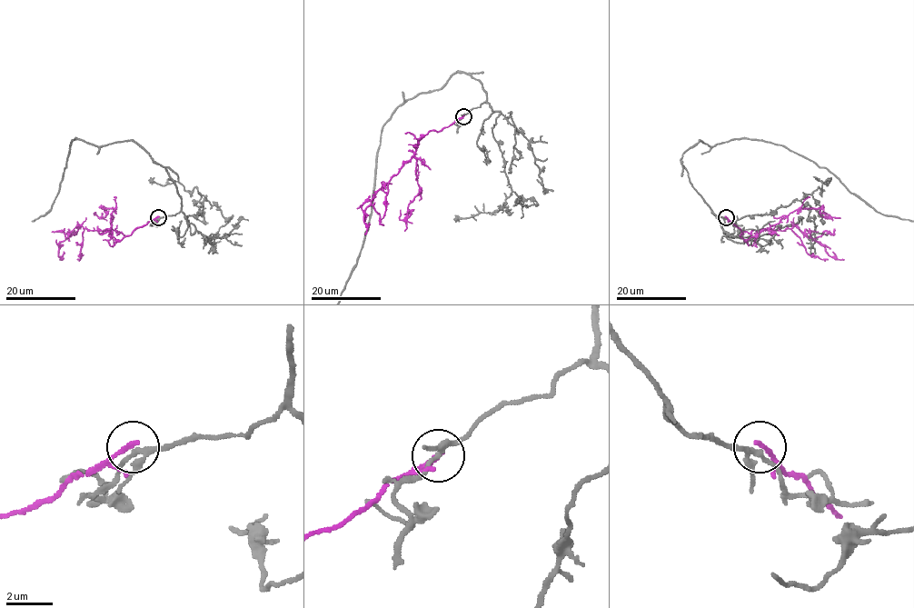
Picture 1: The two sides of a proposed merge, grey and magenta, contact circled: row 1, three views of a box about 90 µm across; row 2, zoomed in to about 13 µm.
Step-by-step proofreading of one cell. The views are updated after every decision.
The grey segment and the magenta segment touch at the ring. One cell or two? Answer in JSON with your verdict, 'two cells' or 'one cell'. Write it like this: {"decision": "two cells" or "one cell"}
{"decision": "two cells"}

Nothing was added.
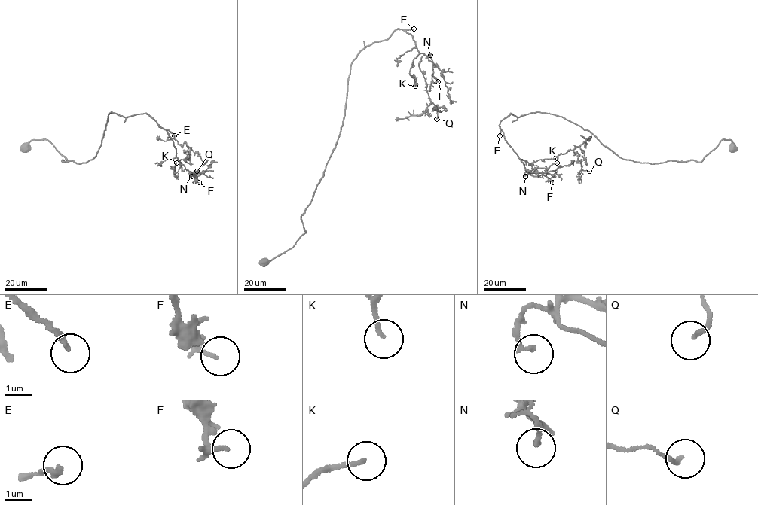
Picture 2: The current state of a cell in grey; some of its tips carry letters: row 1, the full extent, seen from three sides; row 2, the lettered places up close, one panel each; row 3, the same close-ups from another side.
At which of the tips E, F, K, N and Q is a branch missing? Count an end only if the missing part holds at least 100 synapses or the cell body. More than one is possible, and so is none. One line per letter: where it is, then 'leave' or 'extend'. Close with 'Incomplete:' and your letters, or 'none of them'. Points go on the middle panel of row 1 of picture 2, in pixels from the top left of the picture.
E: at (414, 28); extend
F: at (438, 81); leave
K: at (415, 86); leave
N: at (430, 55); leave
Q: at (436, 119); leave
Incomplete: E

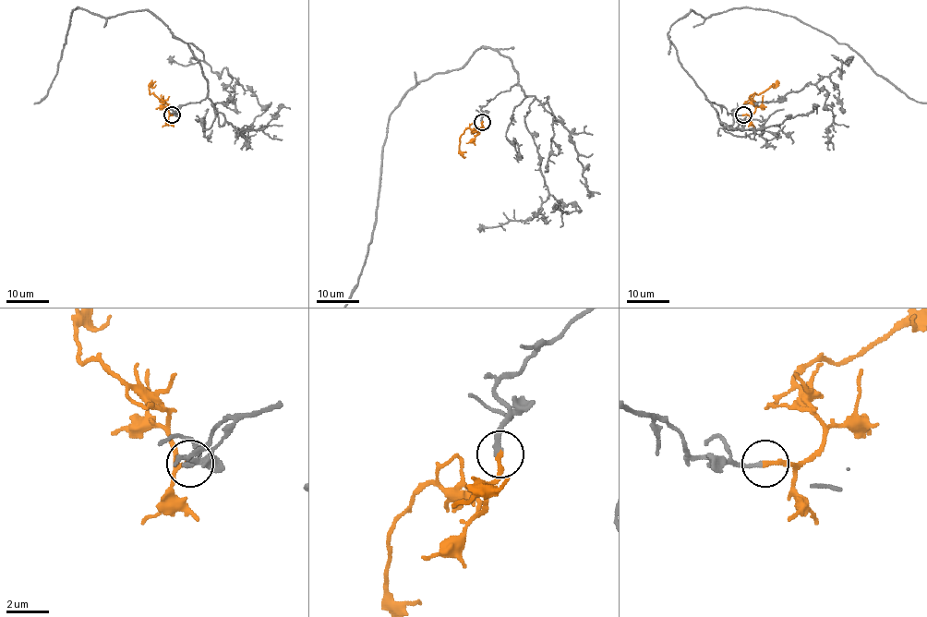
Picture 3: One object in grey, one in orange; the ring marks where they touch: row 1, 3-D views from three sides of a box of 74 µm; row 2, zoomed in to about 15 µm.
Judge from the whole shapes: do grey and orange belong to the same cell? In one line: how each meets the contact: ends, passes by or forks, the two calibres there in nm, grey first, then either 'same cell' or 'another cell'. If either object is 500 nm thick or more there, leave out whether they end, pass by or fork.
grey ends there; orange ends there; 260 nm thick on the grey side, 240 nm on the other; same cell

